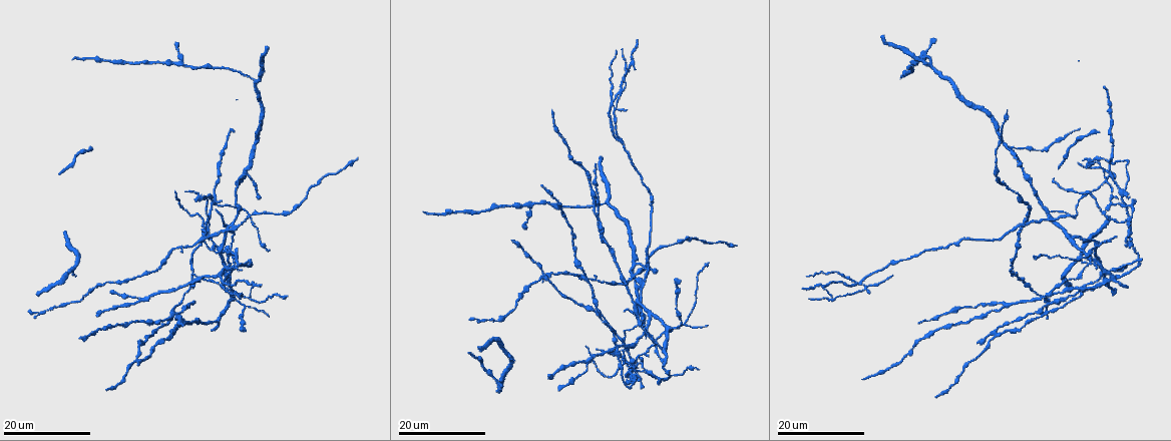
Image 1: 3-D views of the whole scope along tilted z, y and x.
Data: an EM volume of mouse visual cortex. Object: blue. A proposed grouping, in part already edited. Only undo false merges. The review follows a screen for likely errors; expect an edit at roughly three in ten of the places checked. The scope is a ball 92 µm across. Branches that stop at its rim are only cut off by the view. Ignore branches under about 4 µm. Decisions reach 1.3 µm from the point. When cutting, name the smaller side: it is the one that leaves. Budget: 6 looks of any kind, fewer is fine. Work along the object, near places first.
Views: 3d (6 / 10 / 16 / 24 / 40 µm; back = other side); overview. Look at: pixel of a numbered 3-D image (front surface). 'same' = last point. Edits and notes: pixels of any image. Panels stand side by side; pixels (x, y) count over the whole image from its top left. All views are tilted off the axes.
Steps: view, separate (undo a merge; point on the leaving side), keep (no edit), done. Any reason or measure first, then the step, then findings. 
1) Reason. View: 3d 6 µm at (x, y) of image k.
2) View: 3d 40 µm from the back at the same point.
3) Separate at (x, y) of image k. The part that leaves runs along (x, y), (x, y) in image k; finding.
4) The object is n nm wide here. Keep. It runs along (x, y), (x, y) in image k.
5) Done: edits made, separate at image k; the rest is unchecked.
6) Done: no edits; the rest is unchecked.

View: 3d 16 µm at (1069, 215) of image 1.

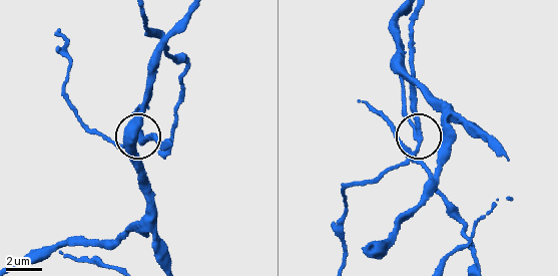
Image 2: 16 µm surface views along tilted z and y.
Closer look. View: 3d 10 µm at (419, 143) of image 2.

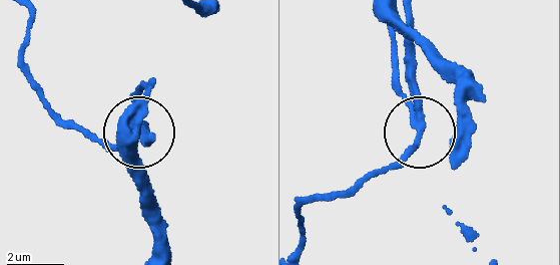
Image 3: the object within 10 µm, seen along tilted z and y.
The object is 250 nm wide here. Separate at (415, 79) of image 3. The part that leaves runs along (418, 119), (411, 10) in image 3; two cells meet here.

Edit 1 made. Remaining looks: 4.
Three-way junction. View: 3d 16 µm at (143, 299) of image 1.

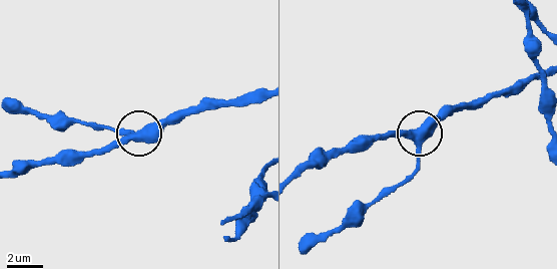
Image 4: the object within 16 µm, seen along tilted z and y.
Closer look. View: 3d 10 µm at (418, 142) of image 4.

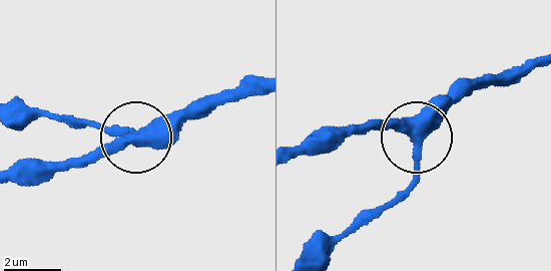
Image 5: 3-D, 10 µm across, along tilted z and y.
The side arm is 10 µm long; 3 arms meet here. Keep. Continuous, no second cell.

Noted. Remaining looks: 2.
Side arm on a straight run. View: 3d 16 µm at (222, 244) of image 1.

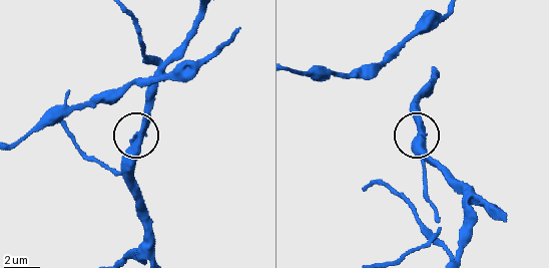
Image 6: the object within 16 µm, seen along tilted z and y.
View: 3d 6 µm at (422, 131) of image 6.

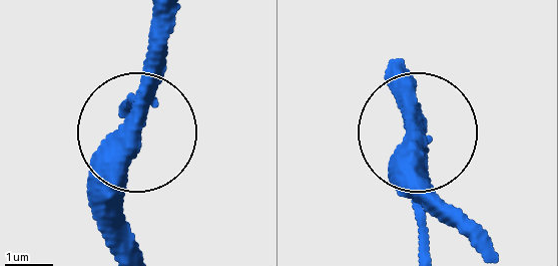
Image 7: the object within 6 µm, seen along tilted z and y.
The object is 360 nm wide here. Keep. It runs along (423, 250), (421, 144), (439, 212) in image 7; all the same cell.

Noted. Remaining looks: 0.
Done: edits made, separate at image 3; the rest is unchecked.

